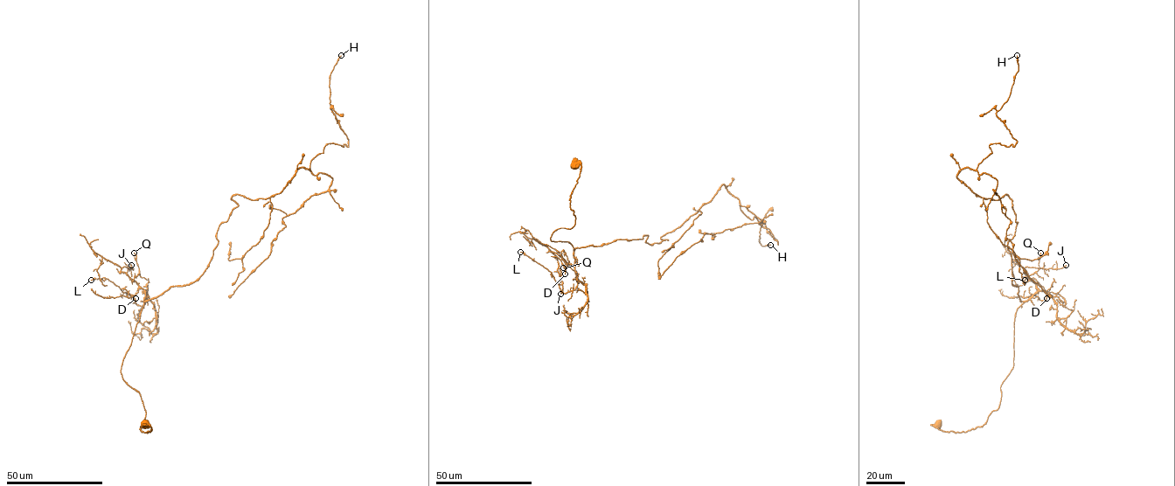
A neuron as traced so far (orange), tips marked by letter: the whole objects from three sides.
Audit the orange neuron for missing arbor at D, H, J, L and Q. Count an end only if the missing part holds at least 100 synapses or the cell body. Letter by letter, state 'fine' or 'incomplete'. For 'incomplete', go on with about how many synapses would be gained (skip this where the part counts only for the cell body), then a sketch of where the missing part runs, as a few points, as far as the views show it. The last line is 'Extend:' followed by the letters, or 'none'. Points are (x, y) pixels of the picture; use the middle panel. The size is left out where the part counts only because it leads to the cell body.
D: fine
H: fine
J: fine
L: fine
Q: fine
Extend: none

